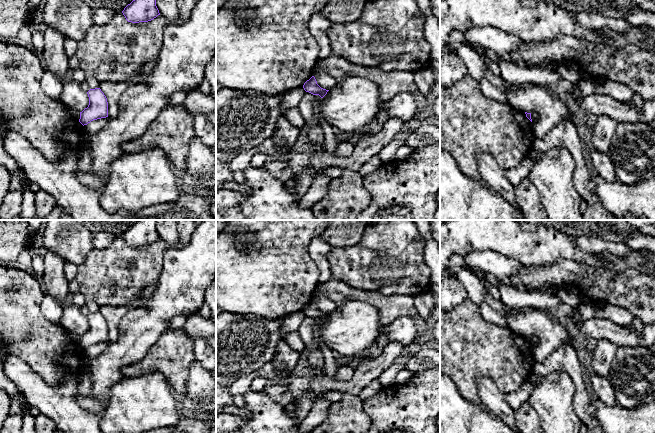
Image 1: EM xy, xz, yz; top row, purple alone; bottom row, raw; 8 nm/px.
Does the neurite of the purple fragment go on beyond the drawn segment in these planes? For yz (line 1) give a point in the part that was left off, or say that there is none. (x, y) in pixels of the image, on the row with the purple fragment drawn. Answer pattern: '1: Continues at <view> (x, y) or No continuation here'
1: No continuation here

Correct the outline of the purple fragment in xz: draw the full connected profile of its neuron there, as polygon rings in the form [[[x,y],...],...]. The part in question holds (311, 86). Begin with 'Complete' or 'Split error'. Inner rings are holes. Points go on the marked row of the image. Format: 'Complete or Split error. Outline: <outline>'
Complete. Outline: [[[312,76],[309,80],[307,80],[304,83],[303,88],[306,92],[309,92],[313,95],[319,95],[321,98],[323,98],[329,91],[329,90],[321,88],[317,84],[317,81],[314,76]]]

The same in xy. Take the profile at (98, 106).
Complete. Outline: [[[100,88],[90,89],[88,92],[89,105],[80,112],[79,122],[84,126],[93,120],[108,117],[108,102]]]

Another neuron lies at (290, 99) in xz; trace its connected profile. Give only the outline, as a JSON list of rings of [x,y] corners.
[[[303,86],[285,92],[282,95],[280,114],[284,115],[288,109],[298,107],[298,104],[305,92],[306,91],[304,90]]]

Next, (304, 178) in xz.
[[[305,168],[300,171],[298,174],[295,174],[296,177],[296,186],[295,186],[295,195],[294,199],[299,203],[303,195],[310,188],[312,181],[317,174],[317,171],[314,168]]]

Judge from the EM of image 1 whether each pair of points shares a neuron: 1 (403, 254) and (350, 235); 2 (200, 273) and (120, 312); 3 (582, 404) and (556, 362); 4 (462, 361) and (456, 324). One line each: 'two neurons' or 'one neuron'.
1: two neurons
2: two neurons
3: one neuron
4: one neuron

